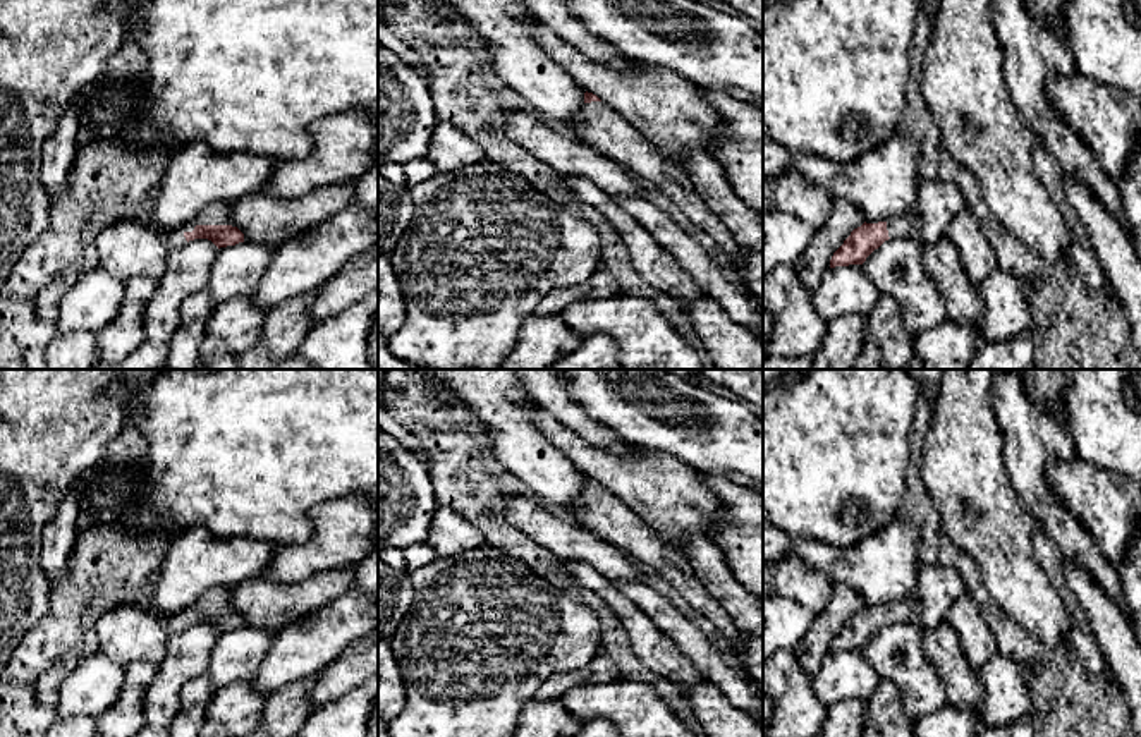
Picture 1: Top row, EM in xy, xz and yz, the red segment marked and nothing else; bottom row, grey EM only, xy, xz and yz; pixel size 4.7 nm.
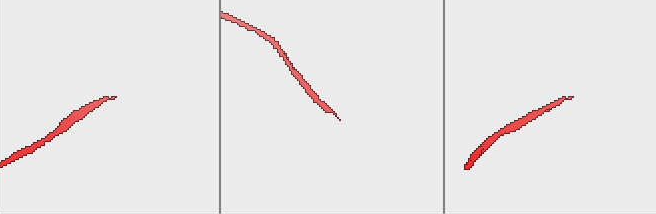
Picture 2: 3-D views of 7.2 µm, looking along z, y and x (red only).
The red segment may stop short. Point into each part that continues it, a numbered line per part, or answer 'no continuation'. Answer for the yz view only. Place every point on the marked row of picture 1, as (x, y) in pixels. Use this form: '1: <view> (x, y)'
1: yz (901, 225)

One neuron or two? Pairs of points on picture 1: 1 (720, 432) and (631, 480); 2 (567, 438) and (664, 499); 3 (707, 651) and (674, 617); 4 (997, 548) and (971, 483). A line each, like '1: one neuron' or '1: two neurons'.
1: two neurons
2: one neuron
3: one neuron
4: one neuron

